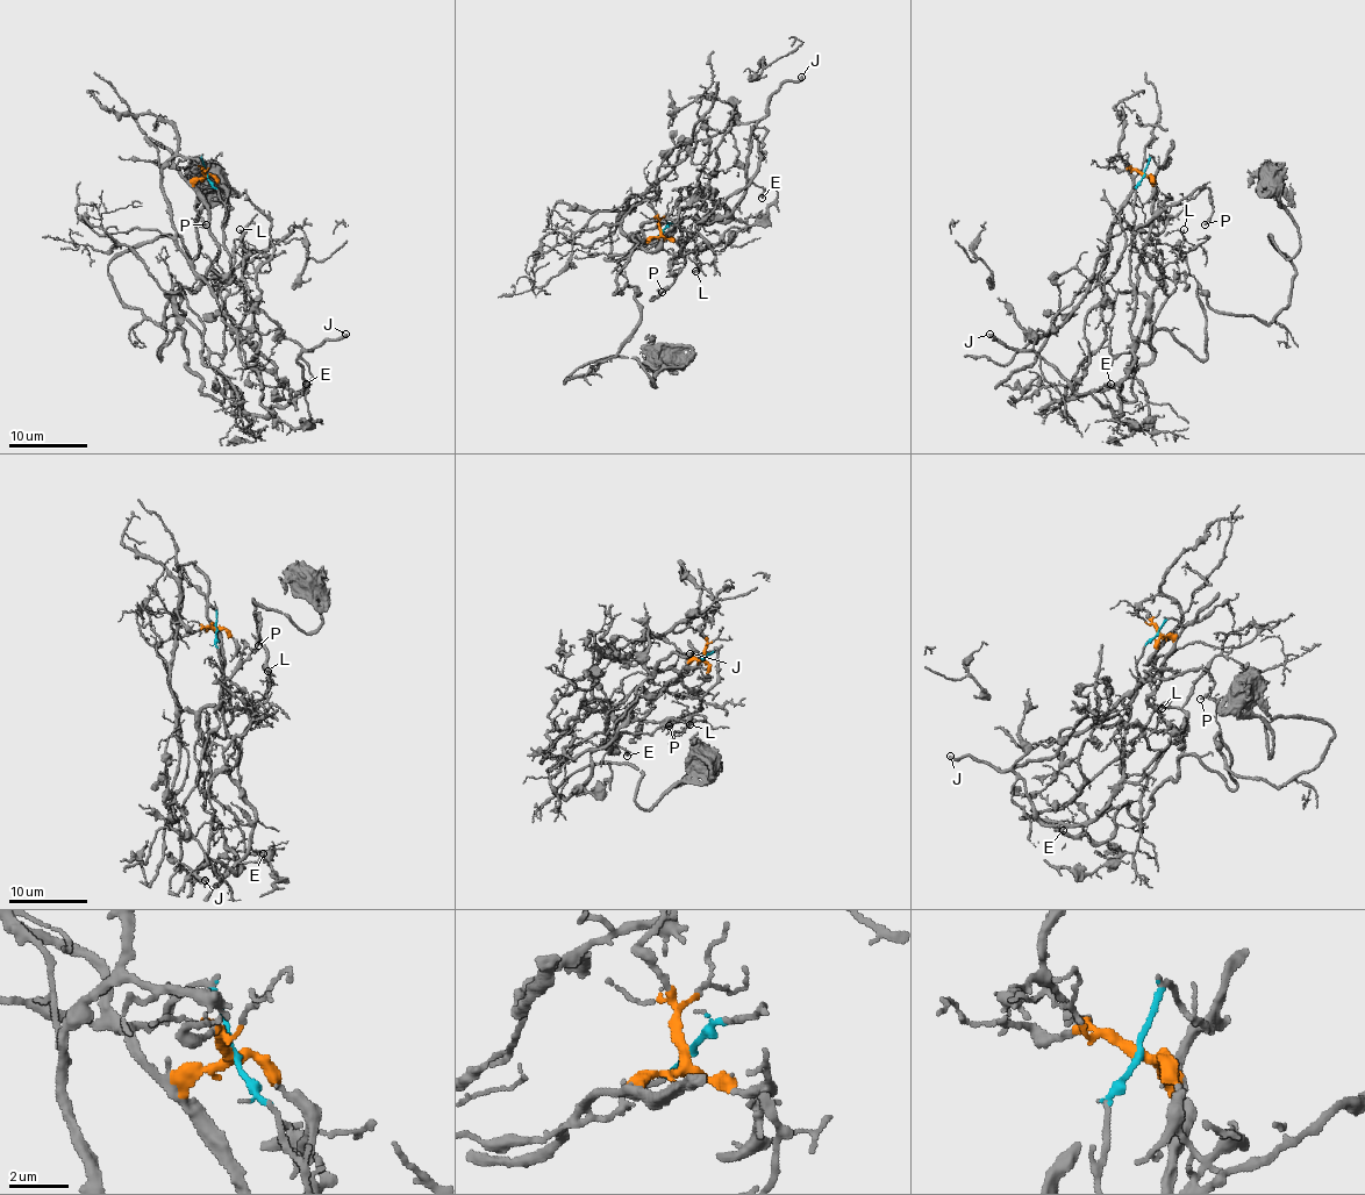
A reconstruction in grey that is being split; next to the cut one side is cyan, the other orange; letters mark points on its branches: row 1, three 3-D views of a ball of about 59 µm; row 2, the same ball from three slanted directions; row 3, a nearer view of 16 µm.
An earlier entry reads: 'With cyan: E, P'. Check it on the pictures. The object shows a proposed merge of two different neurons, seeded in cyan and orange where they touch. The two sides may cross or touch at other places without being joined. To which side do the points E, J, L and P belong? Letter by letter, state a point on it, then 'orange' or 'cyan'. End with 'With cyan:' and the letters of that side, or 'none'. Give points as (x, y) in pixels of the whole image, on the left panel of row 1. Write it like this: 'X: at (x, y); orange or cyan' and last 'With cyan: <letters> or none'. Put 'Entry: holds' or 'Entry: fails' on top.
Entry: holds
E: at (306, 384); cyan
J: at (345, 334); orange
L: at (240, 229); orange
P: at (206, 224); cyan
With cyan: E, P

